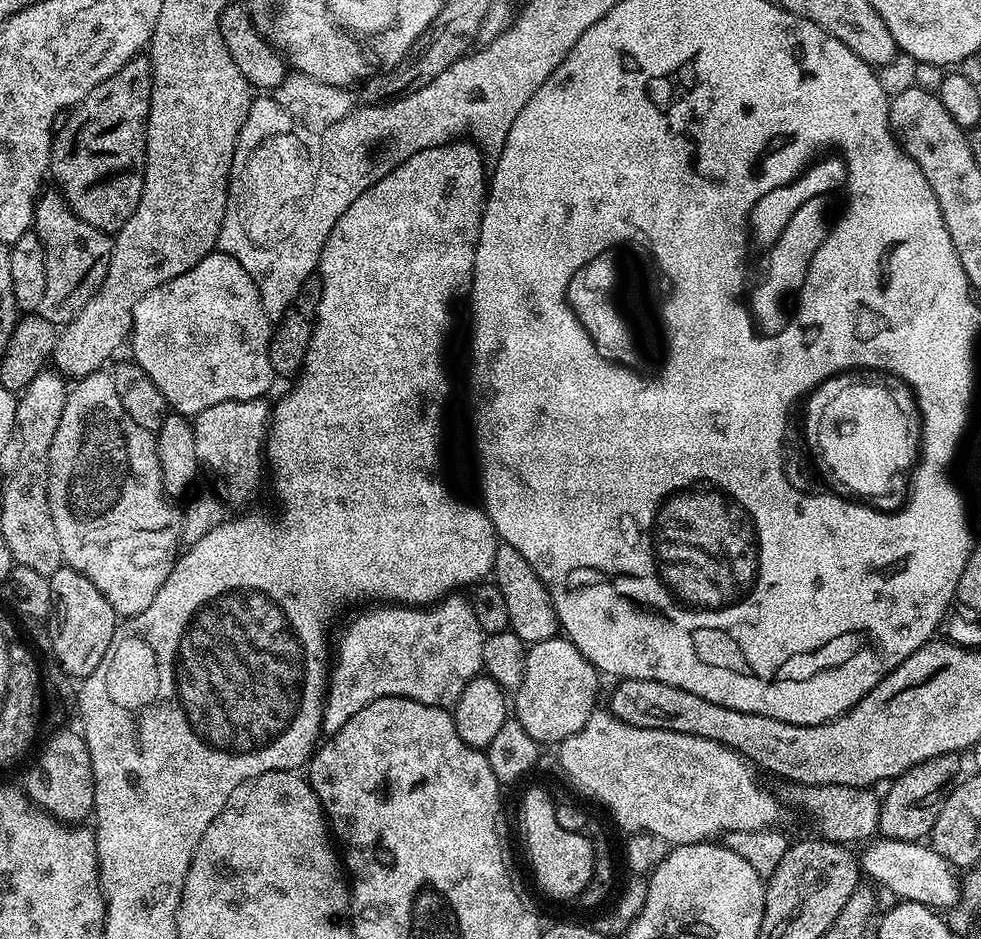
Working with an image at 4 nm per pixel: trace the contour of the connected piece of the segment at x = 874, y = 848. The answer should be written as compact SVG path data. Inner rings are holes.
M876 838L868 846L864 853L859 853L858 863L863 875L873 880L873 885L881 884L901 901L913 900L933 910L951 910L960 901L962 880L957 869L927 843Z

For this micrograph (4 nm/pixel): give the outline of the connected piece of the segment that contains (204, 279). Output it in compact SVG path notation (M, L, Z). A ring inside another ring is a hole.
M214 250L186 274L155 287L138 302L132 315L131 357L162 391L175 413L194 418L221 402L252 401L268 395L276 382L269 358L273 331L273 321L262 306L253 279L236 258Z

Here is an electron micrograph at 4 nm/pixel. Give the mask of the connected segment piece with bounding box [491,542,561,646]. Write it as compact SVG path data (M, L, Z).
M497 543L491 575L498 590L502 590L502 595L506 598L506 607L510 613L508 627L514 634L518 634L518 638L524 640L525 645L531 646L558 635L561 626L554 610L554 602L530 562L526 562L526 558L522 558L522 554L514 550L514 546Z

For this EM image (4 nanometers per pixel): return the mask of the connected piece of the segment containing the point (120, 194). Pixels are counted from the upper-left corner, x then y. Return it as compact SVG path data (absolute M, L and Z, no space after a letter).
M147 55L136 56L126 62L110 78L103 80L81 104L71 109L70 120L52 138L50 176L56 179L55 187L64 195L68 206L83 221L96 229L114 234L137 209L144 189L144 151L148 137L148 111L152 93L152 61Z

